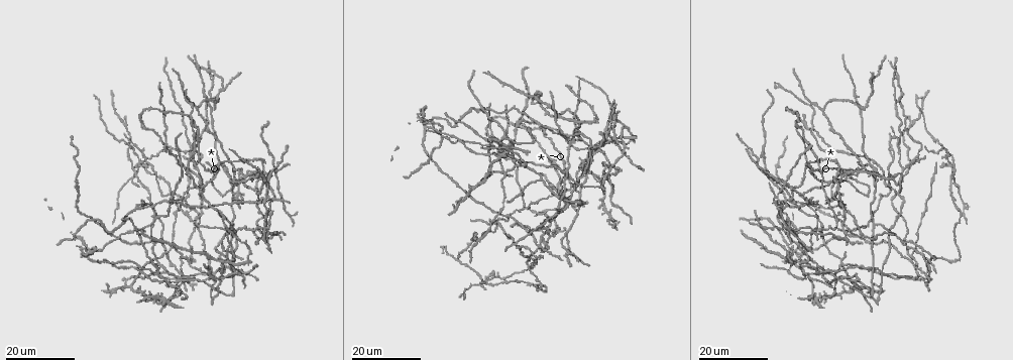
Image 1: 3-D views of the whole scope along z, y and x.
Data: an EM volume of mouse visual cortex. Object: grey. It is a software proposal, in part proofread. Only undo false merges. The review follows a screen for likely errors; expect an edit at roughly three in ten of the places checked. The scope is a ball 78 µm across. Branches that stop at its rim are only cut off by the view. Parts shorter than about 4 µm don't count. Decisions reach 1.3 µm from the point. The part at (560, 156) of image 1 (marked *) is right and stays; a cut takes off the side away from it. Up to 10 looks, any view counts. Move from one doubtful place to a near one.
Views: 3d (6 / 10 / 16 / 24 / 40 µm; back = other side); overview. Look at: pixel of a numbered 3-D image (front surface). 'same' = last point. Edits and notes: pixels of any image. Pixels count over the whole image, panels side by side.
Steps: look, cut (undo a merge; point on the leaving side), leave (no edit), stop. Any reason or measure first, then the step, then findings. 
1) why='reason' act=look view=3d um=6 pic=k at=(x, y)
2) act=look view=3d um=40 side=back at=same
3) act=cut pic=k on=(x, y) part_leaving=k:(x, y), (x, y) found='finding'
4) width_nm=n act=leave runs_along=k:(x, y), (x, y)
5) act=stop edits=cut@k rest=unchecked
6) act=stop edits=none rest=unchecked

why='four arms meet' act=look view=3d um=24 pic=1 at=(154, 216)

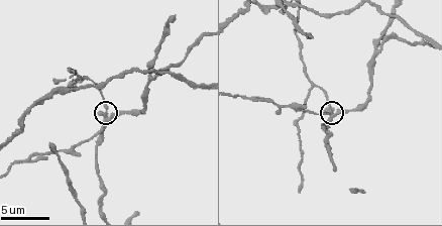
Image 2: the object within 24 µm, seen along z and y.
act=look view=3d um=6 pic=2 at=(335, 113)

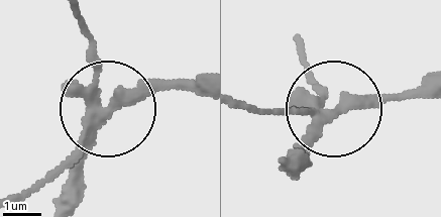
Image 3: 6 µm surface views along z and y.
arms=4 act=cut pic=3 on=(62, 161) part_leaving=3:(95, 119), (49, 174), (11, 196) found='a second neuron is stuck on'

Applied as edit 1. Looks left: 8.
act=look view=overview

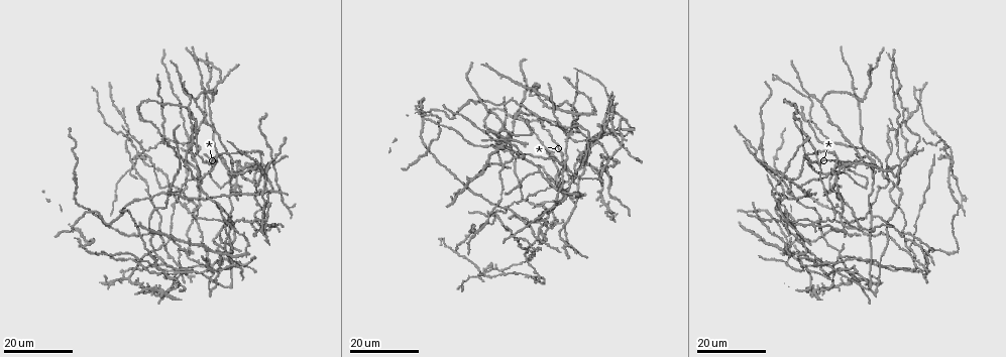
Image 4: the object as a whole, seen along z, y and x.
why='four or more arms meet' act=look view=3d um=24 pic=4 at=(501, 161)

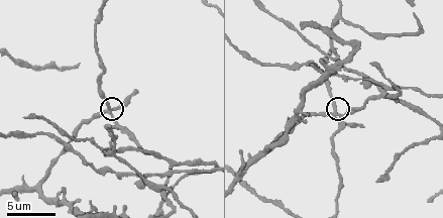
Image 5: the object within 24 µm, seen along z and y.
why='closer look' act=look view=3d um=6 pic=5 at=(107, 110)

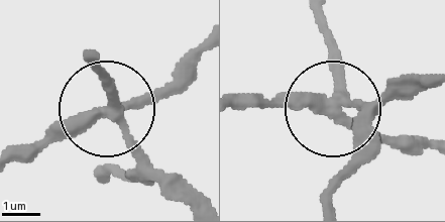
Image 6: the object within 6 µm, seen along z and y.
why='from behind' act=look view=3d um=6 side=back pic=6 at=(104, 109)

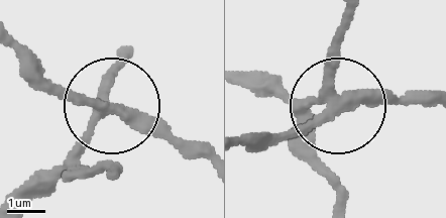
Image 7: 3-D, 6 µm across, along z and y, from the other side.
width_nm=310 act=leave runs_along=7:(27, 198), (114, 104), (189, 155) found='one neuron here'

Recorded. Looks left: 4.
why='four arms meet' act=look view=3d um=24 pic=4 at=(565, 161)

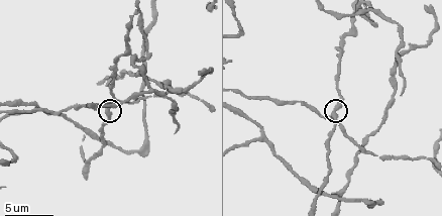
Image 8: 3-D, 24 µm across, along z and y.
act=look view=3d um=10 pic=8 at=(107, 112)

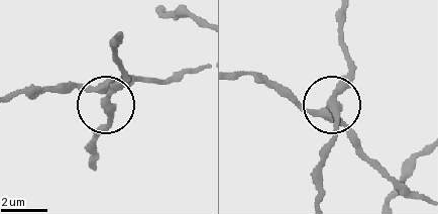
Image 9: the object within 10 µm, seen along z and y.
side_arm_um=80 act=leave runs_along=9:(94, 167), (104, 105), (61, 84) found='all the same neuron'

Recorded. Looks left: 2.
why='sudden change in width' act=look view=3d um=16 pic=4 at=(105, 225)

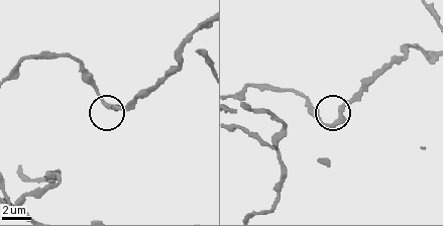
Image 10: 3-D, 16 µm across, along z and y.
why='closer look' act=look view=3d um=6 pic=10 at=(339, 117)

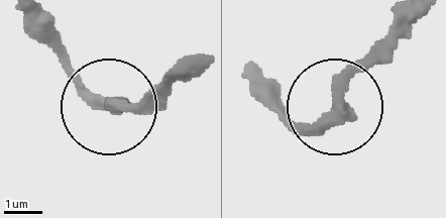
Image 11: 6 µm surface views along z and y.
act=leave runs_along=11:(201, 57), (143, 99), (108, 105), (49, 47) found='continuous, no second neuron'

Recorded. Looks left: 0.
act=stop edits=cut@3 rest=unchecked

